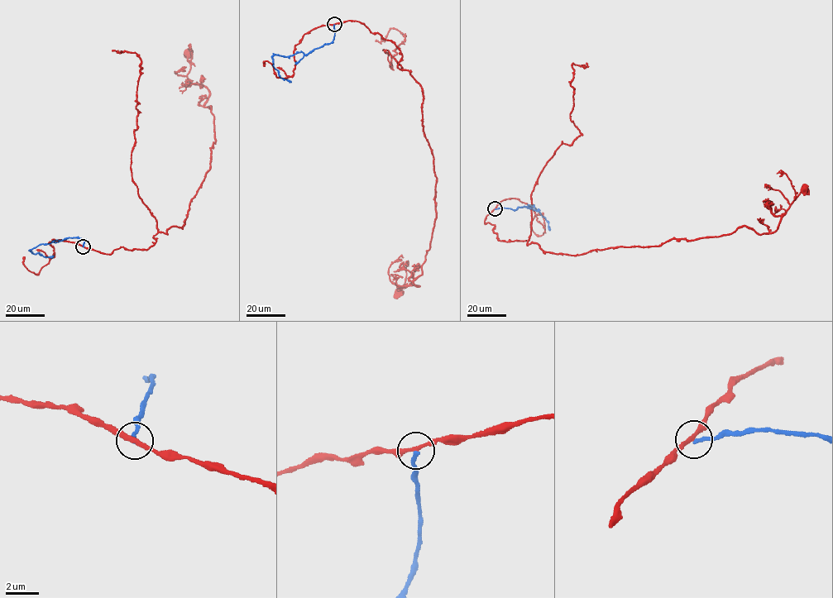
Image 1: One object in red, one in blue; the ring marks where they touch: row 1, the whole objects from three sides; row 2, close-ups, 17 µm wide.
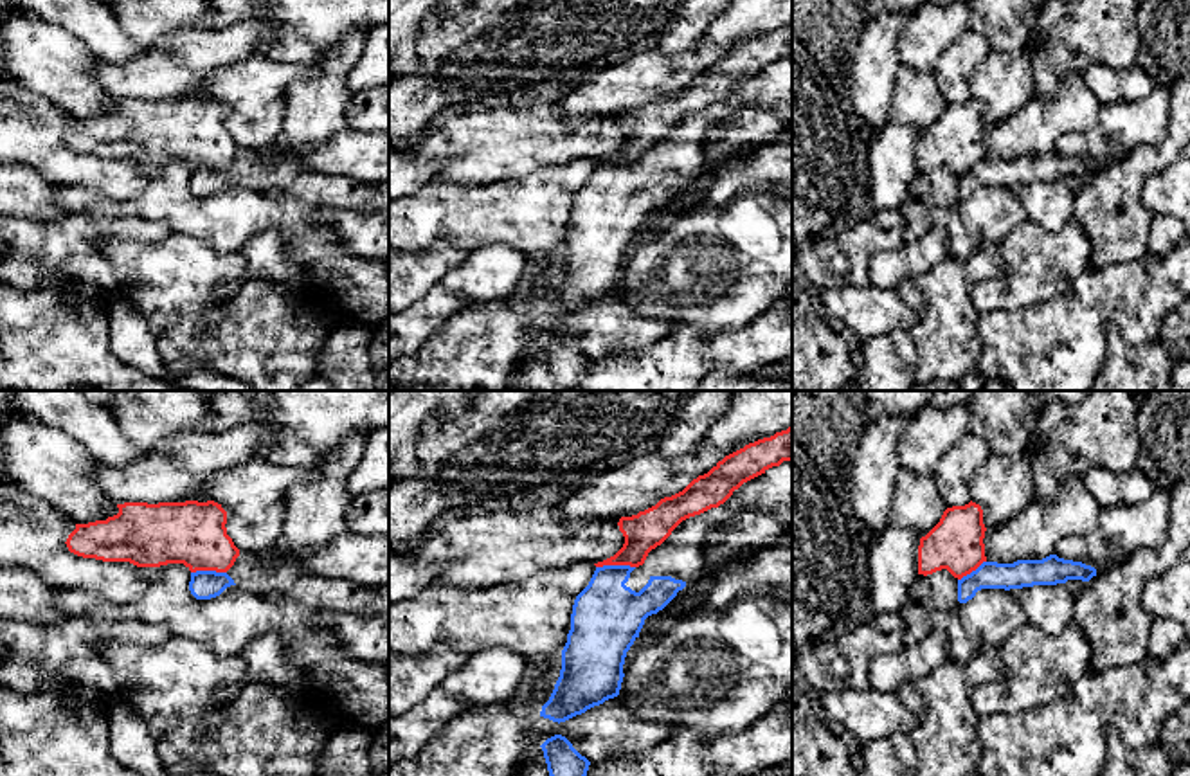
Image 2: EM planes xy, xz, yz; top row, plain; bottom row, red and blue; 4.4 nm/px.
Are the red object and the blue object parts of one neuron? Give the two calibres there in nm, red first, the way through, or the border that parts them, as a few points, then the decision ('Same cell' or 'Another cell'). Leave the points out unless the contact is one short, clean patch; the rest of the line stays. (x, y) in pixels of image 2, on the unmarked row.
Thickness 170 nm (red) against 320 nm. Boundary: xz (634, 162), (596, 164). Another cell

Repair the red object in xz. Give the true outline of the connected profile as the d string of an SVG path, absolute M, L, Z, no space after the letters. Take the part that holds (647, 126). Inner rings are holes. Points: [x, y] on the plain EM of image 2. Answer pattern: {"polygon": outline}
{"polygon": "M792 22L726 52L682 88L661 95L637 112L621 113L618 122L625 133L623 144L614 153L594 162L643 162L648 149L661 142L682 117L718 104L744 79L772 63L780 63L783 58L792 59Z"}

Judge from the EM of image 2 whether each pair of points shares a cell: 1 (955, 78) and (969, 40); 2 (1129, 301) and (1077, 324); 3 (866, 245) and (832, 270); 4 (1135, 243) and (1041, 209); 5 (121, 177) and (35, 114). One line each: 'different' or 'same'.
1: same
2: same
3: same
4: different
5: same

